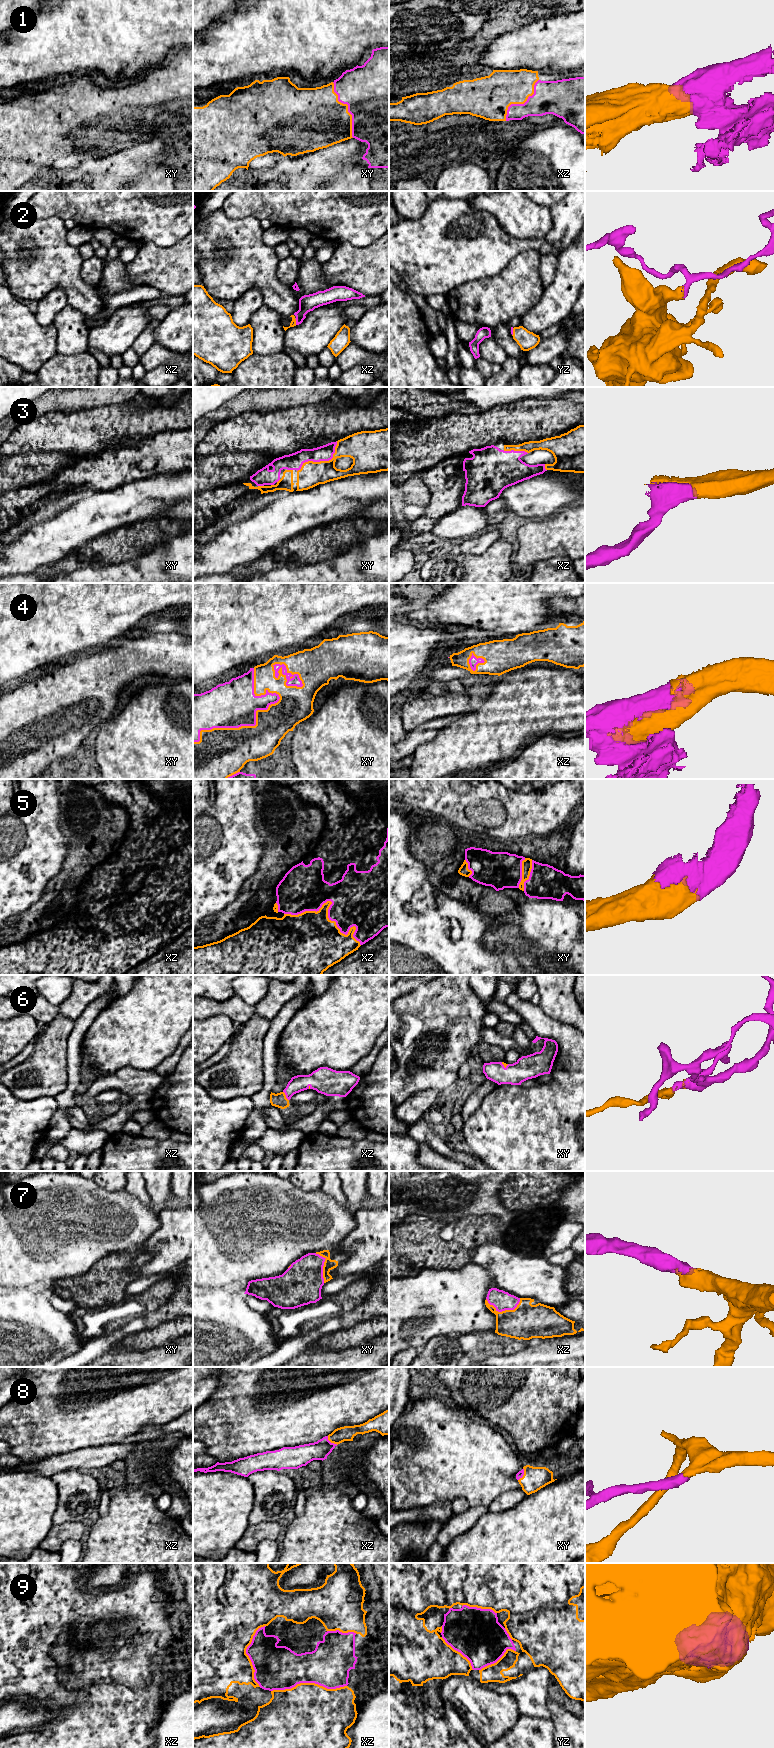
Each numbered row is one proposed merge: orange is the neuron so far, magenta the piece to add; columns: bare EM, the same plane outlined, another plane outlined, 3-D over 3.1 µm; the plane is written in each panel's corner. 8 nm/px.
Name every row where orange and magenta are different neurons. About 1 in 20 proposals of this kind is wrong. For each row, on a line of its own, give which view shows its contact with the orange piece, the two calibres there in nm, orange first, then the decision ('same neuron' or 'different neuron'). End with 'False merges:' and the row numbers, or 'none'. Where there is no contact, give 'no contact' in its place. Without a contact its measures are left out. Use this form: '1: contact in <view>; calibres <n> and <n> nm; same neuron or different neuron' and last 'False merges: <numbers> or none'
1: contact in xy; calibres 440 and 480 nm; same neuron
2: contact in xz; calibres 50 and 140 nm; same neuron
3: contact in xy; calibres 200 and 140 nm; same neuron
4: contact in xy; calibres 380 and 380 nm; same neuron
5: contact in xz; calibres 420 and 400 nm; same neuron
6: contact in xz; calibres 120 and 130 nm; same neuron
7: contact in xz; calibres 280 and 160 nm; same neuron
8: contact in xz; calibres 120 and 160 nm; same neuron
9: contact in xz; calibres 500 and 340 nm; same neuron
False merges: none

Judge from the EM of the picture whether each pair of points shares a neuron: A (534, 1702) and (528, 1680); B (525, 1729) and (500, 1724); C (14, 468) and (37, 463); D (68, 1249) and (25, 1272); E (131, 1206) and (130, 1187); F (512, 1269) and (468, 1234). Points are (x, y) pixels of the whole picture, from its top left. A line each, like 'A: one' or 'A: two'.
A: one
B: two
C: one
D: one
E: two
F: two

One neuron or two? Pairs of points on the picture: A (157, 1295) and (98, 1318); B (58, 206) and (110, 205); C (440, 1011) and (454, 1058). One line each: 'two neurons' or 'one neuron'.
A: one neuron
B: one neuron
C: one neuron

